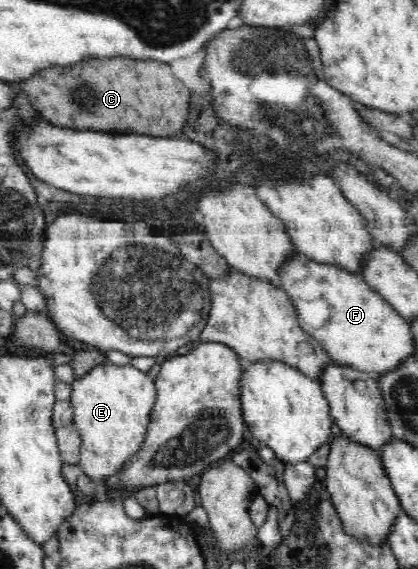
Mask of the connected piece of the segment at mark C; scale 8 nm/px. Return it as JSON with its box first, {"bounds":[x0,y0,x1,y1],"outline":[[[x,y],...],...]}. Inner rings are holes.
{"bounds":[16,56,191,137],"outline":[[[129,56],[45,68],[18,81],[16,89],[22,91],[32,107],[55,126],[75,130],[93,130],[89,127],[95,127],[95,131],[139,132],[165,137],[181,136],[191,100],[191,92],[173,77],[169,65],[149,59],[133,61]]]}

